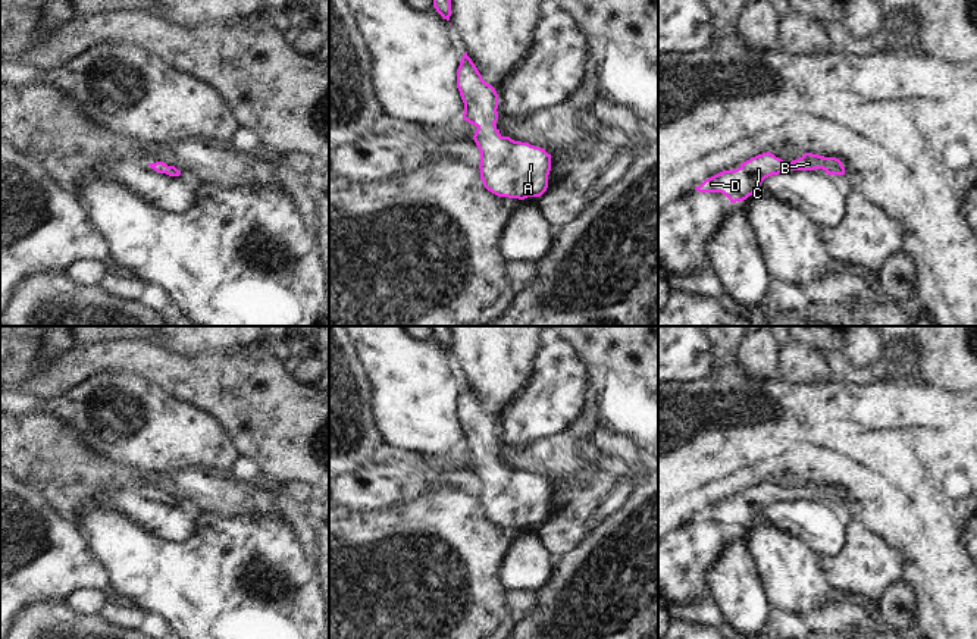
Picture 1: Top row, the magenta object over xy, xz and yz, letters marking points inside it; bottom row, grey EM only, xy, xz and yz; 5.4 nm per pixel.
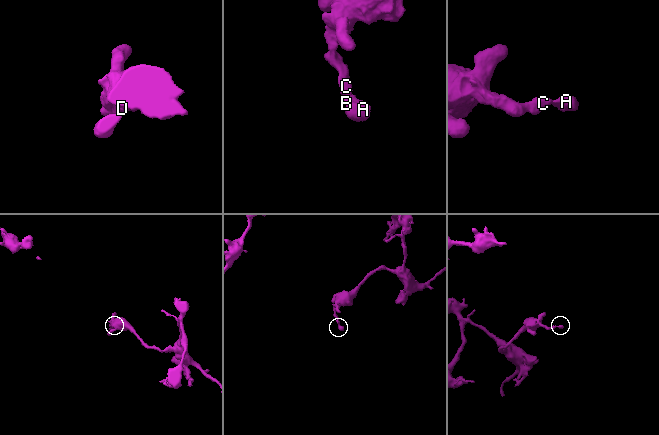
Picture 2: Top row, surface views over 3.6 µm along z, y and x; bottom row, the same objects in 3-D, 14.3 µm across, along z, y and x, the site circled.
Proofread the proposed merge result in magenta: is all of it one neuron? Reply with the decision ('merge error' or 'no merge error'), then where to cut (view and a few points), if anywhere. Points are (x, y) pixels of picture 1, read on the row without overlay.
no merge error; cut none

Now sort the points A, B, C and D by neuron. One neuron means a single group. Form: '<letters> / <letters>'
A B C D

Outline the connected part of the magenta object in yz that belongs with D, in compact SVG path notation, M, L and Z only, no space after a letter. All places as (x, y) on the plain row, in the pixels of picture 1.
M767 480L740 492L738 498L723 499L705 508L695 519L699 521L721 521L730 529L730 532L743 530L758 520L765 507L779 504L786 498L823 498L827 504L845 504L845 497L836 486L805 482L802 486L786 492Z

